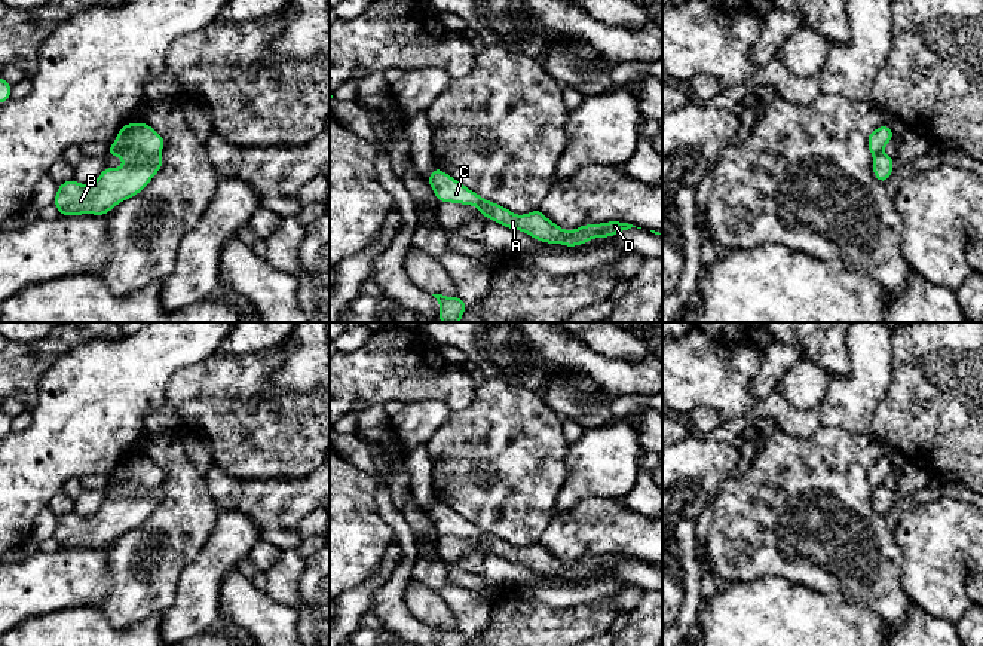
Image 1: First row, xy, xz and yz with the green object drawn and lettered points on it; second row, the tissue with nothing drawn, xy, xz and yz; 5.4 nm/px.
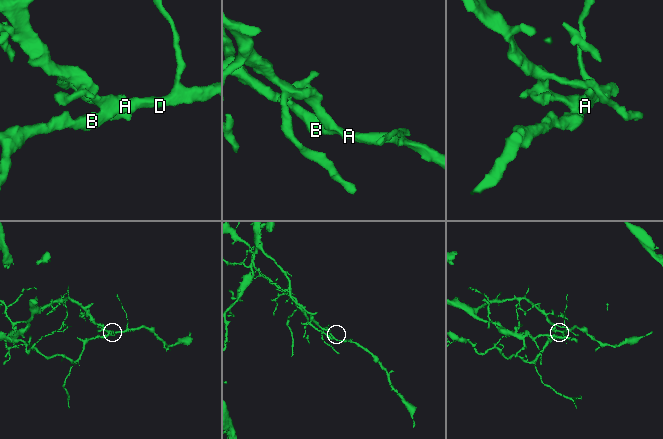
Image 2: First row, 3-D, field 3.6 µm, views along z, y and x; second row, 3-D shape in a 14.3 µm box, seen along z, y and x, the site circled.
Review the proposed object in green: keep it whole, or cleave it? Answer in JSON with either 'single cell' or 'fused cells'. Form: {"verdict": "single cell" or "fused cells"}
{"verdict": "fused cells"}

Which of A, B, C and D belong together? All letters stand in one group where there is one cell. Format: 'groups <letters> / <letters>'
groups A B D / C

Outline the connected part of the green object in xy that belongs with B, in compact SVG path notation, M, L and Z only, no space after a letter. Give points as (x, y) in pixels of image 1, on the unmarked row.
M160 486L129 499L105 499L91 517L80 517L74 511L59 517L53 538L64 549L105 548L120 535L141 526L160 500Z

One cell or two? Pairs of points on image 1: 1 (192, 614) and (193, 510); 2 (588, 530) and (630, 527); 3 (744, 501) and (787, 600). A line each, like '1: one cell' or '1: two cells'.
1: two cells
2: one cell
3: two cells

